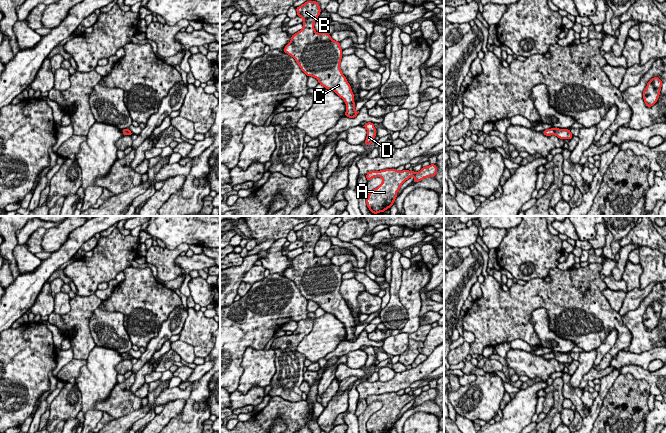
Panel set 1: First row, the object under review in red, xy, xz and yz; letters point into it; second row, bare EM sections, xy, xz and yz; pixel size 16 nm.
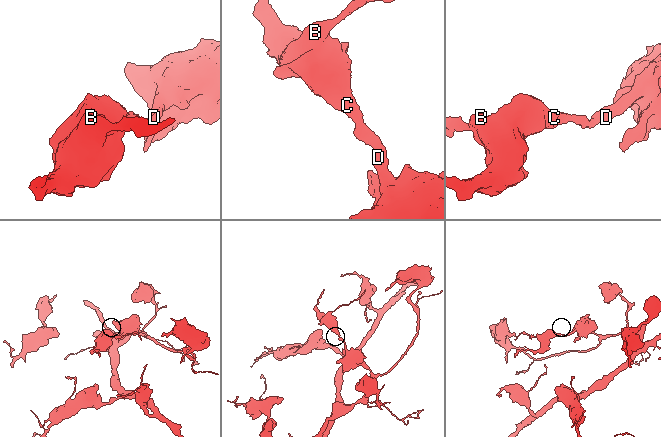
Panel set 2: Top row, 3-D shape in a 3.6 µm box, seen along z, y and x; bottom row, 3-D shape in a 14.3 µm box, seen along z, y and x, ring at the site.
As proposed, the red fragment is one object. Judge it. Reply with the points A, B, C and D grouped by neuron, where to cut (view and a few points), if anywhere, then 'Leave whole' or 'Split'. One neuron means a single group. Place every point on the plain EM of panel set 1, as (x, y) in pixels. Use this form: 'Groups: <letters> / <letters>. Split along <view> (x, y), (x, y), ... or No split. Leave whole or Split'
Groups: A B C D. No split. Leave whole

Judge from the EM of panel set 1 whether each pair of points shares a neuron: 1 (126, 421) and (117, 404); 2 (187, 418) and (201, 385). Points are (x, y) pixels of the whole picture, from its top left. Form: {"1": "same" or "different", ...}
{"1": "different", "2": "same"}

